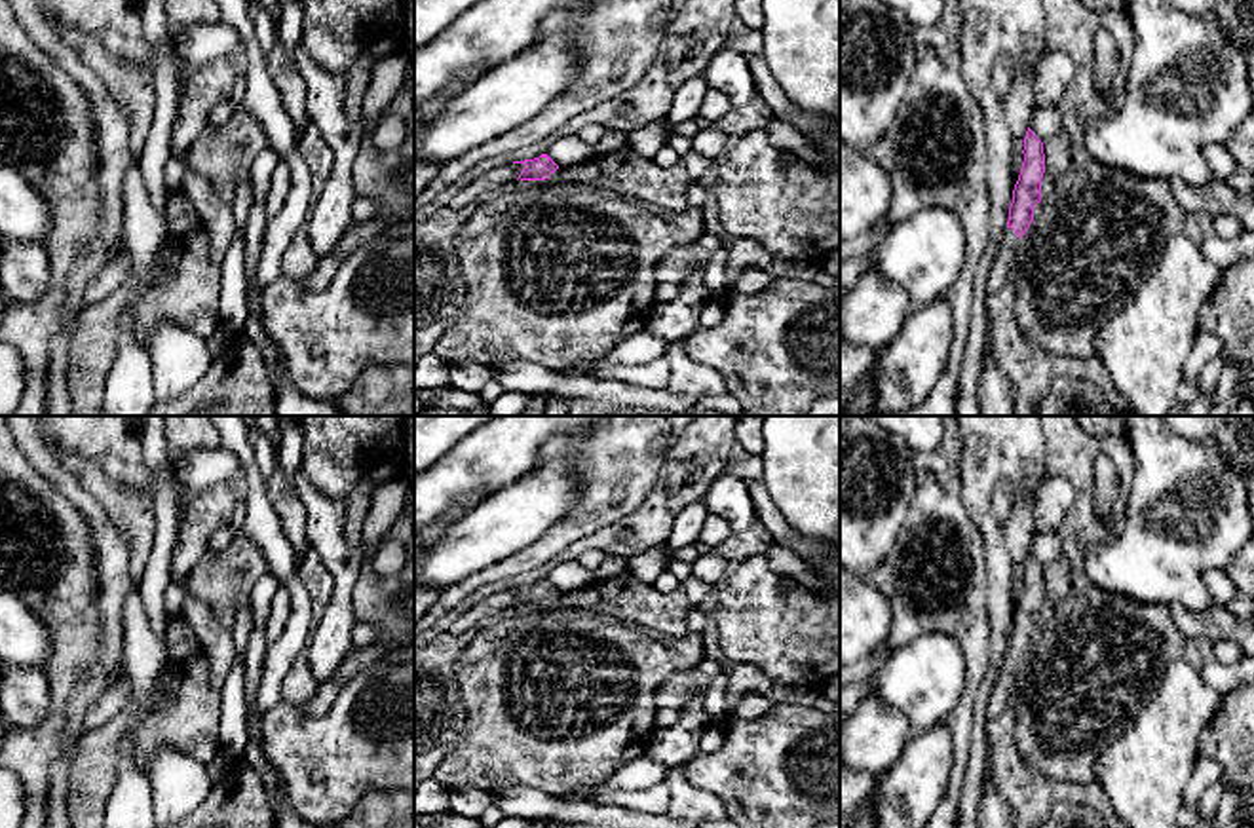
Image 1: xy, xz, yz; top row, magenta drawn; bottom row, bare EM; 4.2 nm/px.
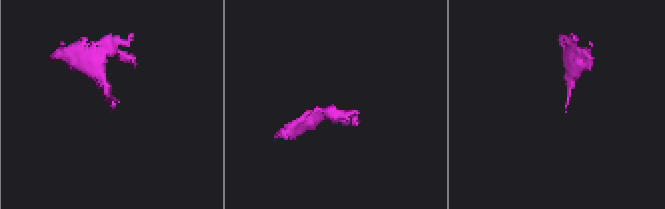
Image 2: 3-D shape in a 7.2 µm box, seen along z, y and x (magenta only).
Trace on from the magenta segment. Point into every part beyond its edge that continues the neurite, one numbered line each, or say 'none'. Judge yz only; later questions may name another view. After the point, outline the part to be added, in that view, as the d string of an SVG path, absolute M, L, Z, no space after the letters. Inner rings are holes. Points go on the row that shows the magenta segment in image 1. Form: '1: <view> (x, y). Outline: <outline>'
1: yz (1006, 257). Outline: M1005 228L992 272L988 275L988 294L1001 291L1007 277L1013 273L1018 241L1020 237L1015 234L1015 230Z

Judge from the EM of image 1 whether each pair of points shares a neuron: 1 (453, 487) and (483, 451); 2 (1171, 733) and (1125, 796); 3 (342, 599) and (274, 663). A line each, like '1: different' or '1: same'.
1: same
2: same
3: different

